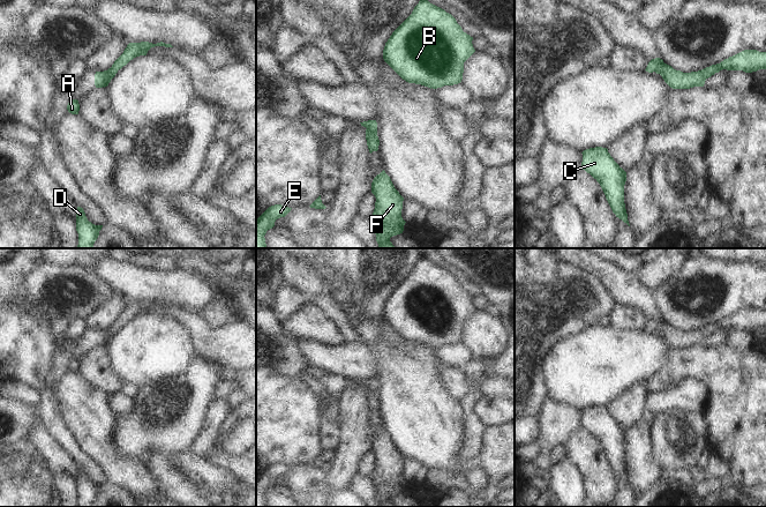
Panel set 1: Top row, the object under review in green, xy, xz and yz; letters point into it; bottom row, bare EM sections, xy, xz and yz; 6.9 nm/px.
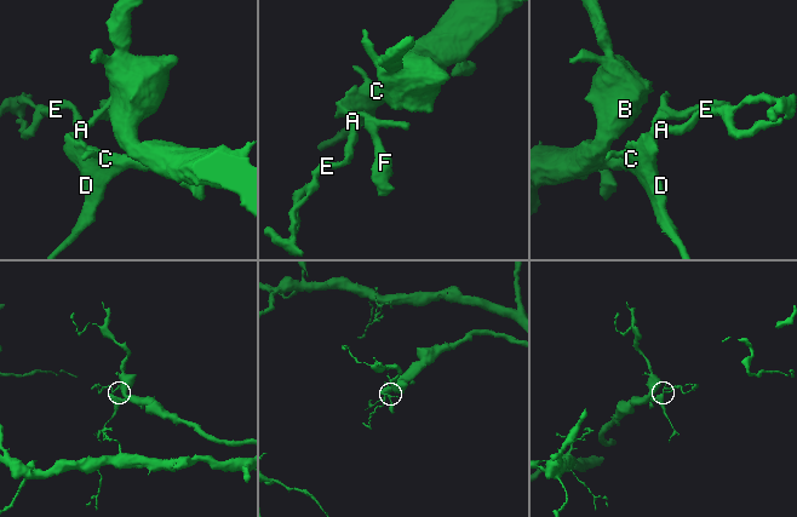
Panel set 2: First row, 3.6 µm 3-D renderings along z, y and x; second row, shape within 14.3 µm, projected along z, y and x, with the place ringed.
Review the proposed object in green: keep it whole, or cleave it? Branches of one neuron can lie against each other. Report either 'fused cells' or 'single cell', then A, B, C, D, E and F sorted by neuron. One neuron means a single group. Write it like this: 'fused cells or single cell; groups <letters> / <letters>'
fused cells; groups A B C D E / F

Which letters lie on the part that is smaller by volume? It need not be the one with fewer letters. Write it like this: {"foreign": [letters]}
{"foreign": ["F"]}

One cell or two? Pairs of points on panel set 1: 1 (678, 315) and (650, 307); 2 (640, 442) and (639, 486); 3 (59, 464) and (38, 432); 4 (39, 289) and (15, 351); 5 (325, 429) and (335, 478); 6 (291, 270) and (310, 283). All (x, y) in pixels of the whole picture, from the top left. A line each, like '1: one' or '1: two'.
1: two
2: one
3: one
4: two
5: two
6: one

